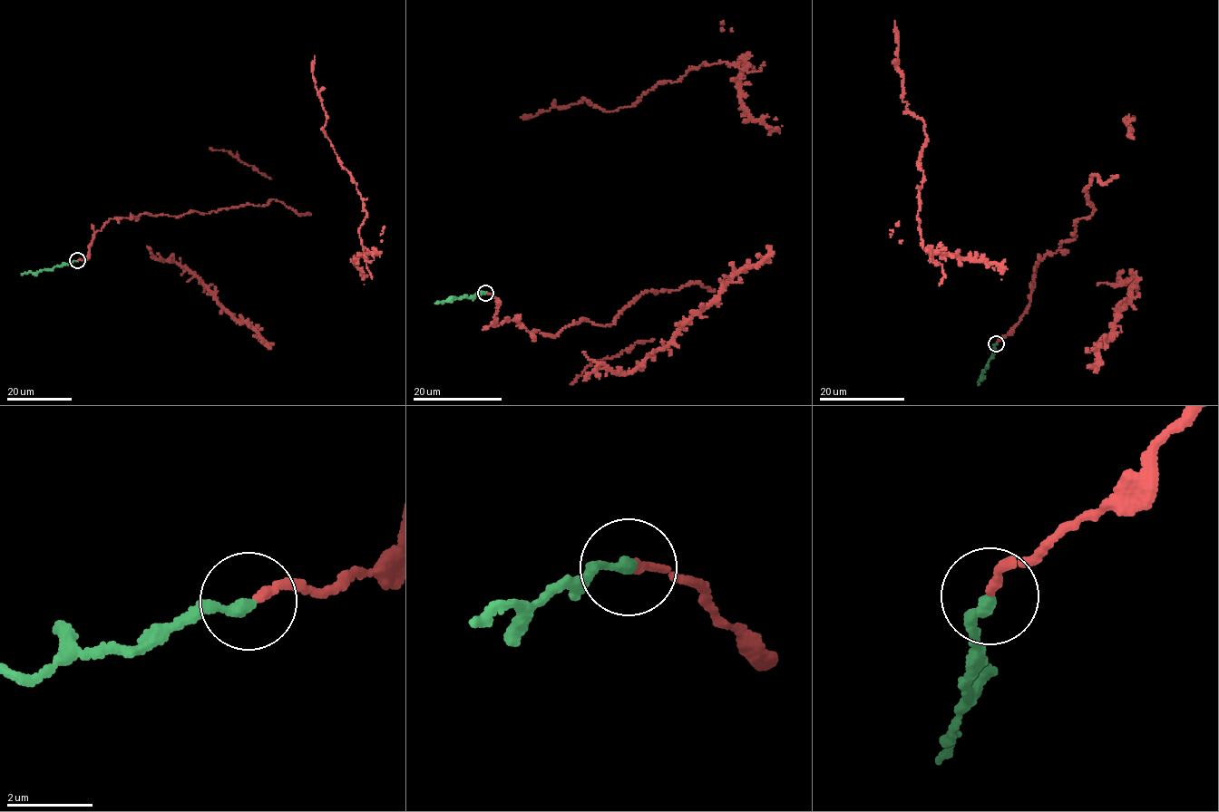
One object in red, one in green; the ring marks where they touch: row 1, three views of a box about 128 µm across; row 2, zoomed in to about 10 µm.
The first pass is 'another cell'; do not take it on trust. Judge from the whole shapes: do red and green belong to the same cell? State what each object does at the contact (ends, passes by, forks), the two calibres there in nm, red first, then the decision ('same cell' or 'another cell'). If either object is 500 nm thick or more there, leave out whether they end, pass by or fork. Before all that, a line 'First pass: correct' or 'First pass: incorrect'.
First pass: incorrect
red ends; green ends; calibres 190 and 240 nm; same cell

